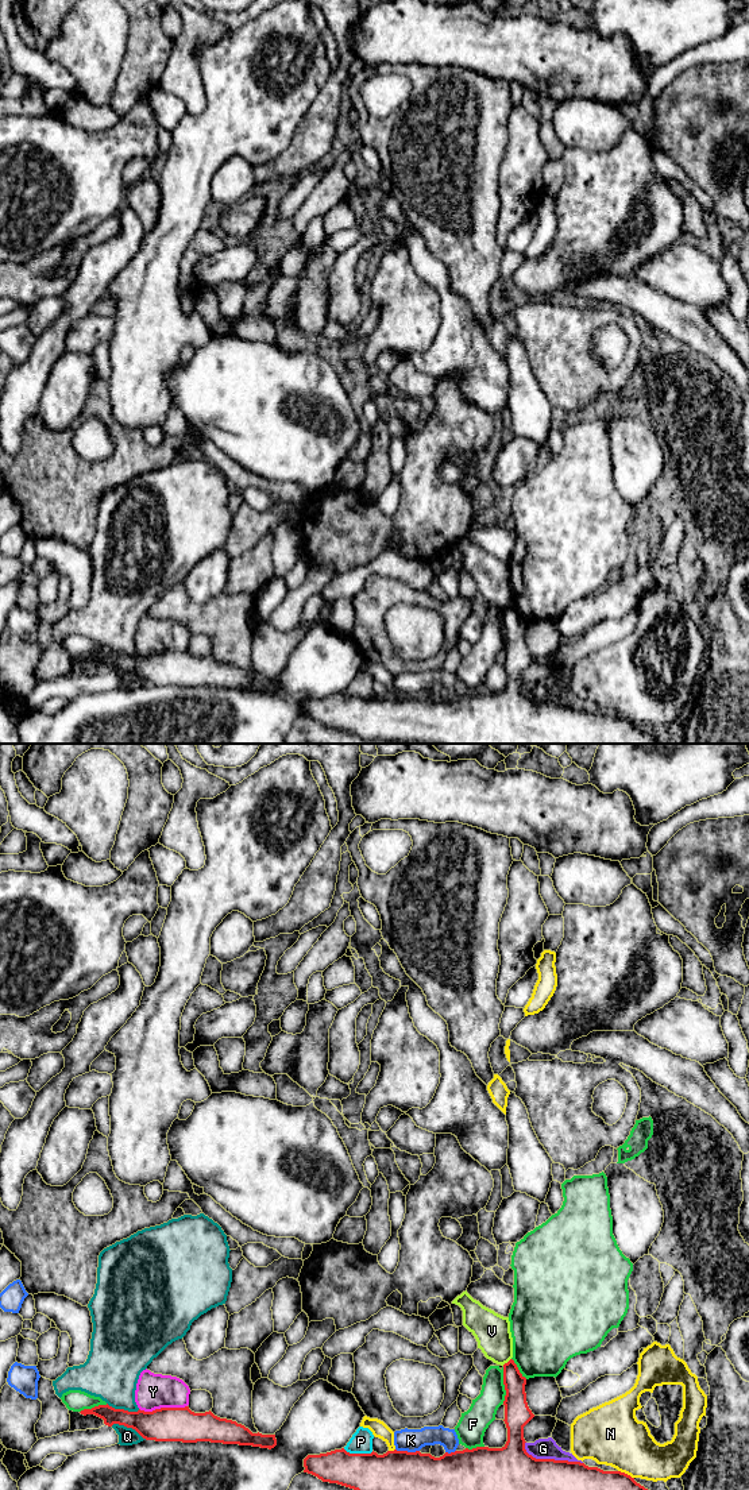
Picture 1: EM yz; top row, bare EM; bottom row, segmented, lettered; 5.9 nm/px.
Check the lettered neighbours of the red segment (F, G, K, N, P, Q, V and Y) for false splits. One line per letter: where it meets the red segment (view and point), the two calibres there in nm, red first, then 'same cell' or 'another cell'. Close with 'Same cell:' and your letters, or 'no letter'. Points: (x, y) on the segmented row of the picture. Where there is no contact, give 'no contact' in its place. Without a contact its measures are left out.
F: yz (504, 1384) | 160/160 nm | another cell
G: yz (551, 1459) | 260/130 nm | another cell
K: yz (406, 1451) | 240/140 nm | another cell
N: yz (626, 1474) | 140/360 nm | another cell
P: yz (358, 1454) | 240/130 nm | another cell
Q: yz (128, 1427) | 200/110 nm | another cell
V: yz (508, 1362) | 130/220 nm | another cell
Y: yz (162, 1408) | 200/220 nm | another cell
Same cell: no letter

